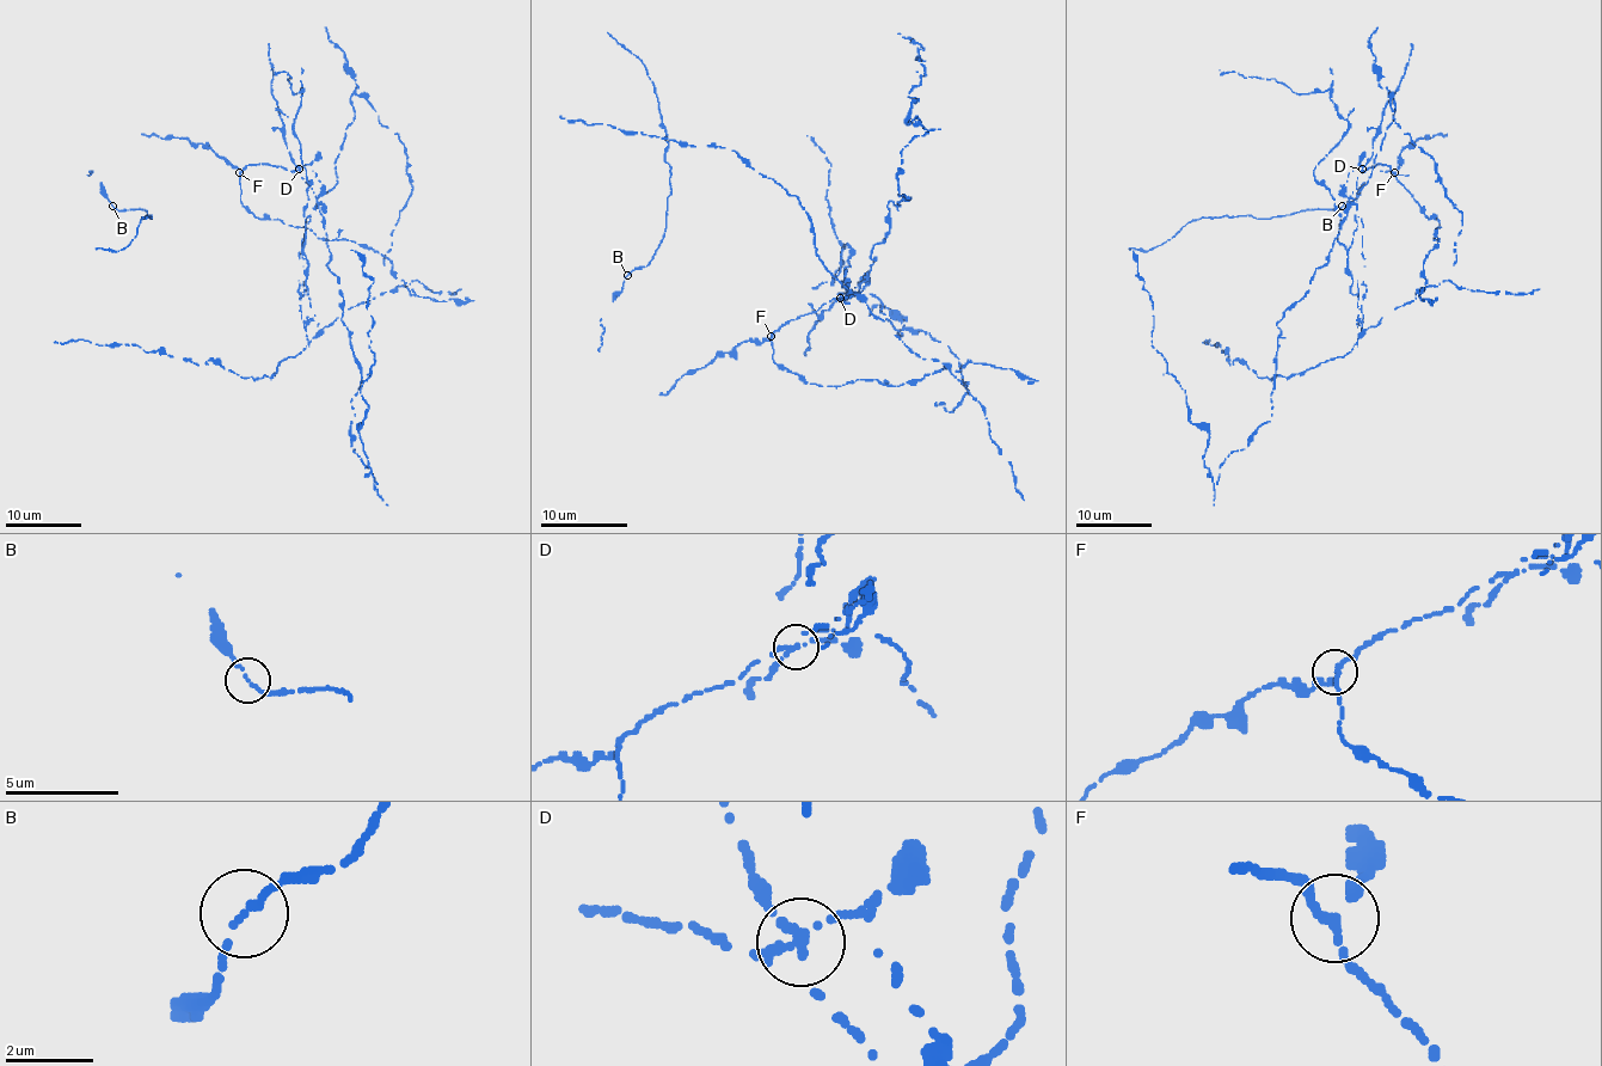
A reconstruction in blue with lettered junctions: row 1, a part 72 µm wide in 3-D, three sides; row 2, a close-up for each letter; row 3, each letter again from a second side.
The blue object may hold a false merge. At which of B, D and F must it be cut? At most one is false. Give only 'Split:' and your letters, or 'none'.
Split: D

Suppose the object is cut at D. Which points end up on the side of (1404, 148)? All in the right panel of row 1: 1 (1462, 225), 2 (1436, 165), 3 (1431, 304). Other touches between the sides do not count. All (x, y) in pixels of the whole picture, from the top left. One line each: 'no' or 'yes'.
1: no
2: no
3: yes

